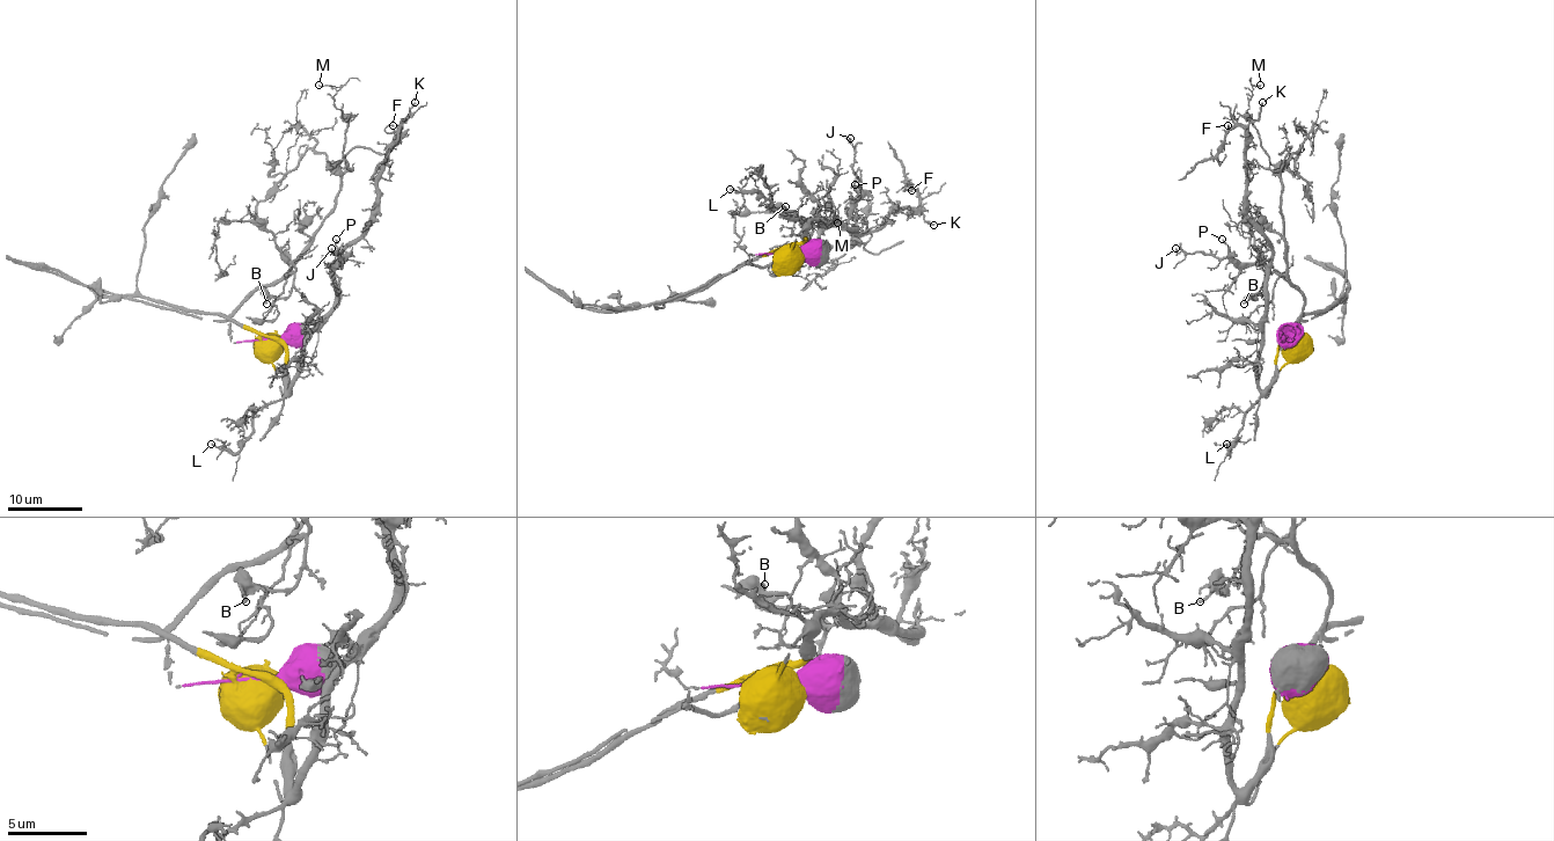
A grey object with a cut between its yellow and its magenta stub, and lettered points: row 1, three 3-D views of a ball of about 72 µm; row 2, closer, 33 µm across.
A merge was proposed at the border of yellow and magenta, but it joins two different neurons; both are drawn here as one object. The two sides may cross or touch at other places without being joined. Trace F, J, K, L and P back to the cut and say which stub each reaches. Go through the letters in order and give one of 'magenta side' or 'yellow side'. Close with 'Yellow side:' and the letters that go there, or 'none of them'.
F: yellow side
J: yellow side
K: yellow side
L: yellow side
P: yellow side
Yellow side: F, J, K, L, P

